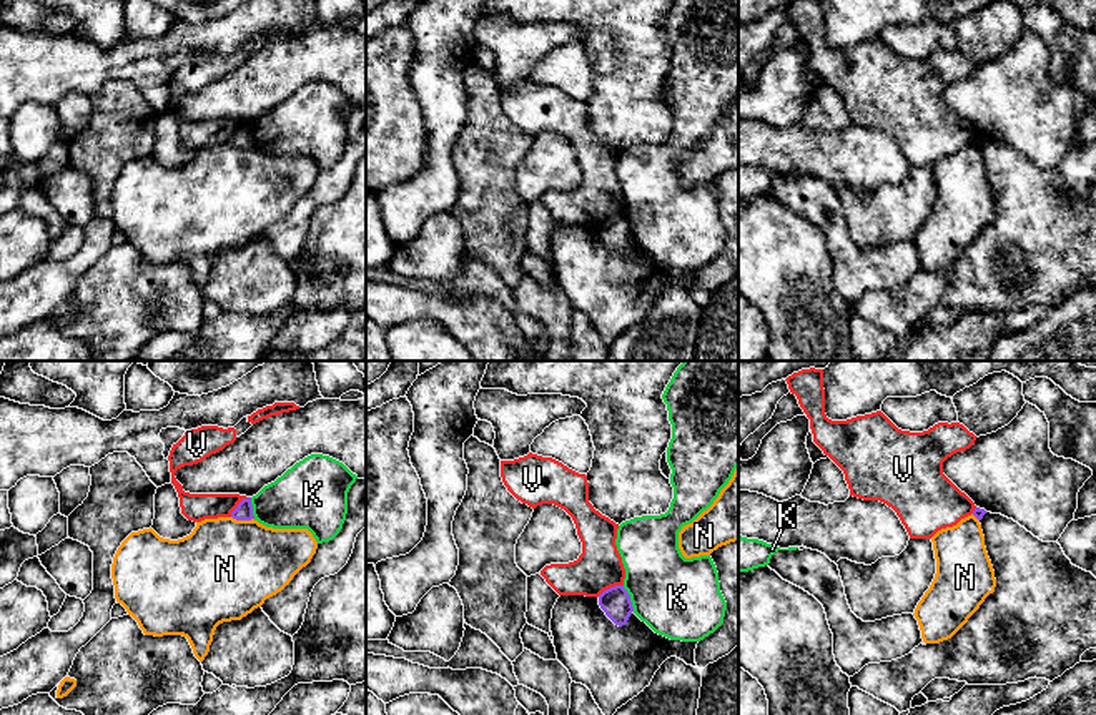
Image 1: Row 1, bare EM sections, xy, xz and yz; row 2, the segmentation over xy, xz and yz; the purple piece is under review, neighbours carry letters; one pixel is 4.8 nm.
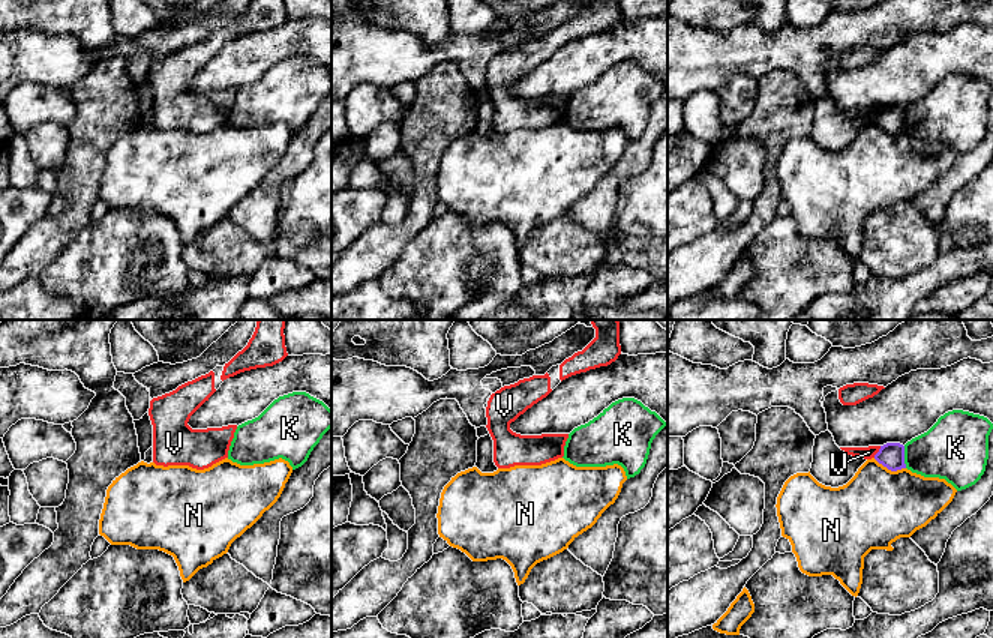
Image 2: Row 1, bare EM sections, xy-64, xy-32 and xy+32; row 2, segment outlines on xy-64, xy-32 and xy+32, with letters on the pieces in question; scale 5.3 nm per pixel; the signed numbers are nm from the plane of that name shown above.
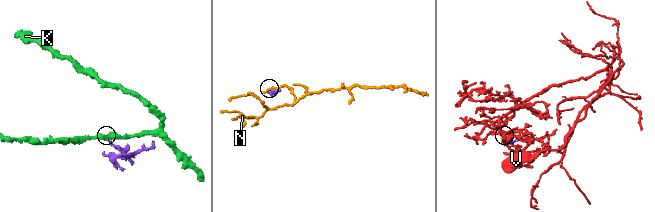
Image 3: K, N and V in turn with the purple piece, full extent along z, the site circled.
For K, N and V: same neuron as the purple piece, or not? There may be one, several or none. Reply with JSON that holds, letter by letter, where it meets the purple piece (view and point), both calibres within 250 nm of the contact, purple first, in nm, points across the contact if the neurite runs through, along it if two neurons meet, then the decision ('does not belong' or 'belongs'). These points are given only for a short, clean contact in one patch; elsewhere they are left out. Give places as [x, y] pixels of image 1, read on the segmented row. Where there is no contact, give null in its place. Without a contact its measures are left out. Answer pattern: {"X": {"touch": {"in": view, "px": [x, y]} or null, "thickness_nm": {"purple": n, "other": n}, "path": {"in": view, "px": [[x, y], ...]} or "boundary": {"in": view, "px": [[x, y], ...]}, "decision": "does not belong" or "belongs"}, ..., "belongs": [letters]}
{"K": {"touch": {"in": "xz", "px": [629, 599]}, "thickness_nm": {"purple": 140, "other": 400}, "boundary": {"in": "xz", "px": [[622, 586], [634, 611]]}, "decision": "does not belong"}, "N": {"touch": {"in": "xy", "px": [243, 519]}, "thickness_nm": {"purple": 80, "other": 480}, "boundary": {"in": "xy", "px": [[232, 516], [236, 519], [253, 519]]}, "decision": "does not belong"}, "V": {"touch": {"in": "xz", "px": [611, 587]}, "thickness_nm": {"purple": 140, "other": 220}, "boundary": {"in": "xz", "px": [[622, 584], [611, 586], [597, 596]]}, "decision": "does not belong"}, "belongs": []}

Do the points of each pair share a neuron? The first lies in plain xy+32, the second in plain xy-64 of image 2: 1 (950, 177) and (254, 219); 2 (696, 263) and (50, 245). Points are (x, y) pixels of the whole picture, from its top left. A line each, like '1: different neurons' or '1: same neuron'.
1: same neuron
2: same neuron

